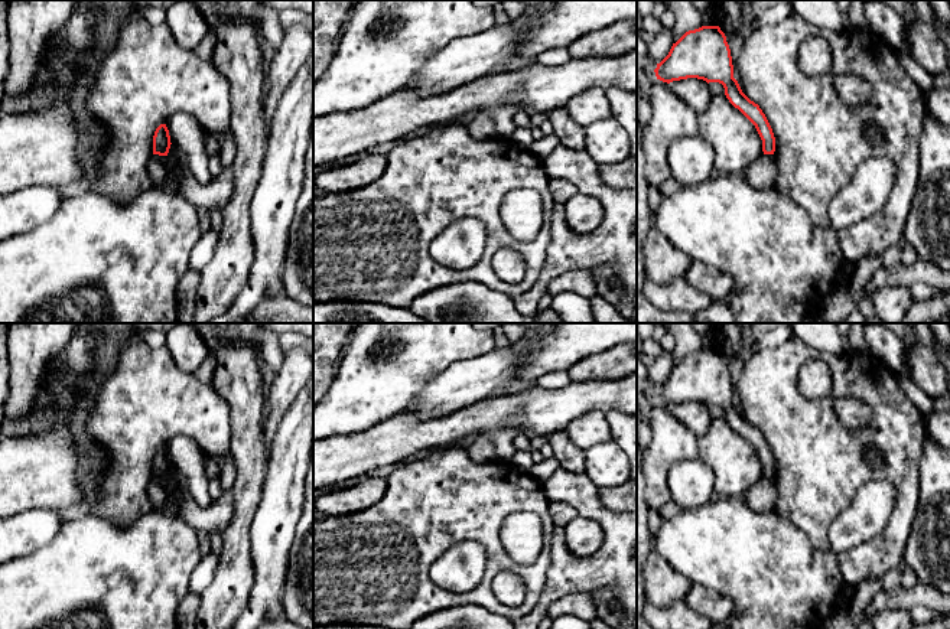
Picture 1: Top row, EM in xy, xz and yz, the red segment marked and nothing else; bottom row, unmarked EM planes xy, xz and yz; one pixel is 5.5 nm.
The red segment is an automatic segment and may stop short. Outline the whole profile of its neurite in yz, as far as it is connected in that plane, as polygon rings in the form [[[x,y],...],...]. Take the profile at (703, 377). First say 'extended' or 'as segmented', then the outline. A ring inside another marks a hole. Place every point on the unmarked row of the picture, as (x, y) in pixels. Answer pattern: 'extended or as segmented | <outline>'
as segmented | [[[702,349],[686,355],[657,387],[654,395],[657,403],[667,407],[687,401],[722,407],[729,426],[755,449],[764,478],[774,478],[772,452],[759,428],[742,415],[733,401],[731,372],[719,349]]]

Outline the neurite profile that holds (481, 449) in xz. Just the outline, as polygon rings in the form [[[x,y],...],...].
[[[488,434],[478,436],[466,443],[468,454],[478,463],[495,460],[495,447]]]

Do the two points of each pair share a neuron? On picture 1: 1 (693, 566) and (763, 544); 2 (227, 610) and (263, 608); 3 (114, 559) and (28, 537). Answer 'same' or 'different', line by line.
1: same
2: different
3: different

